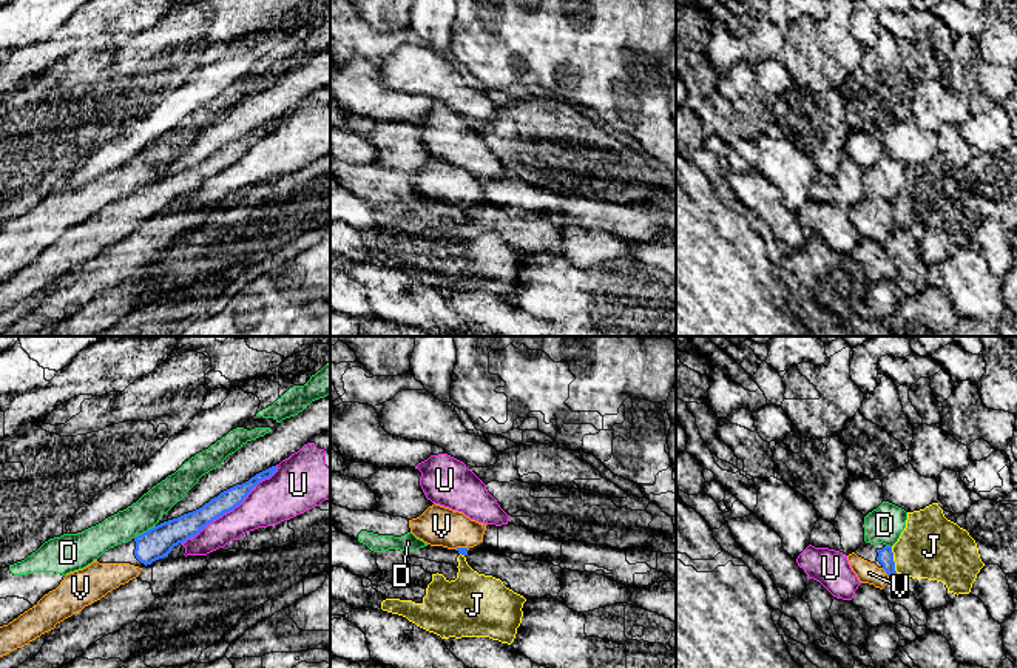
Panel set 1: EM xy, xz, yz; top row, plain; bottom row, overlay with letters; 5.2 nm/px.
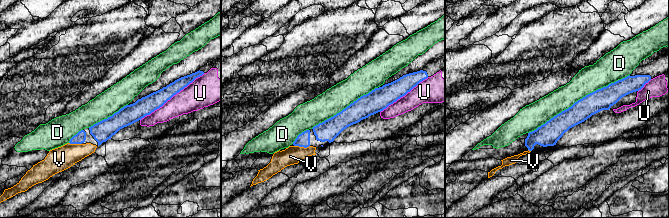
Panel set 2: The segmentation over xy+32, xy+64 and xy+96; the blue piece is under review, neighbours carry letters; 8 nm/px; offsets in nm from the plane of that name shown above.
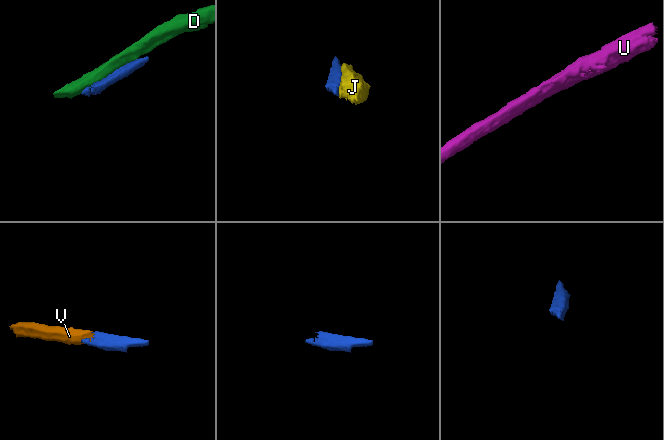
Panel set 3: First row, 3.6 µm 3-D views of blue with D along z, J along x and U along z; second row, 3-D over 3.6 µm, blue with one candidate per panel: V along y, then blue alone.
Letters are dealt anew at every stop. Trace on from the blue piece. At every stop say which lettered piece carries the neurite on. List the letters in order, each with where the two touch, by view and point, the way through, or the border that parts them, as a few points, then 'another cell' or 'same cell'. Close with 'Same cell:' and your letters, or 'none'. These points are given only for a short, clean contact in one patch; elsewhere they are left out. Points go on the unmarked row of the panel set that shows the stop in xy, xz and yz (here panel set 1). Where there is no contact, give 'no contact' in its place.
D: contact xy (144, 187); another cell
J: contact yz (892, 215); another cell
U: contact xy (230, 164); another cell
V: contact yz (886, 227); way yz (885, 210), (886, 227), (869, 227); same cell
Same cell: V

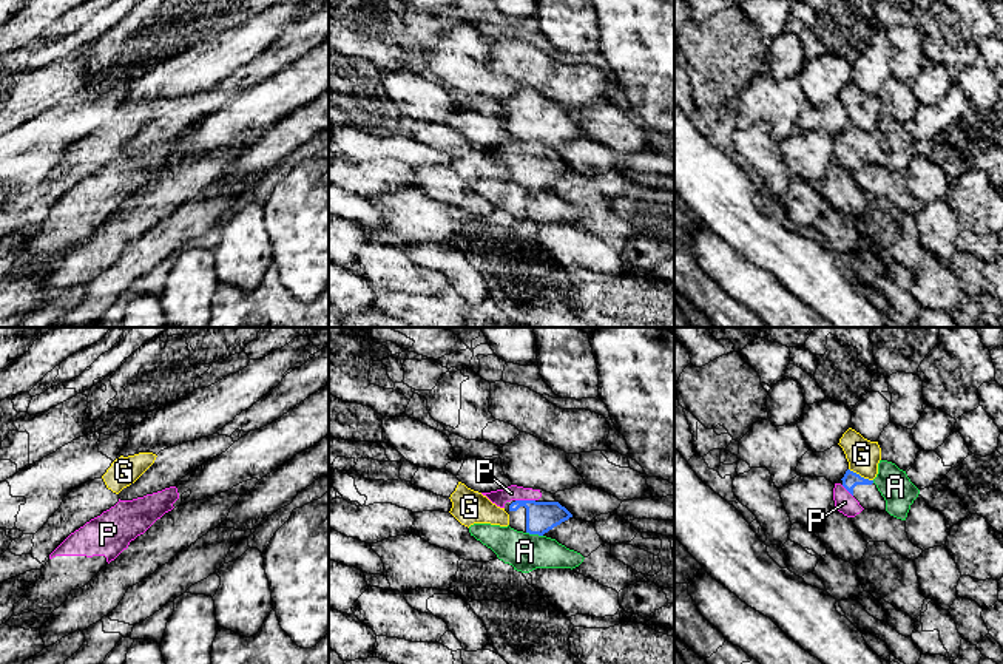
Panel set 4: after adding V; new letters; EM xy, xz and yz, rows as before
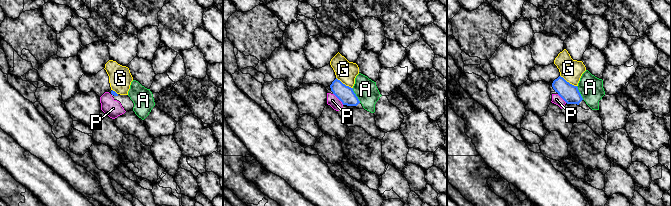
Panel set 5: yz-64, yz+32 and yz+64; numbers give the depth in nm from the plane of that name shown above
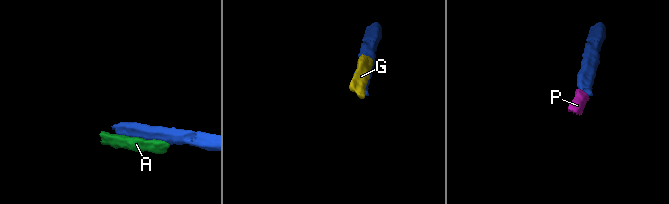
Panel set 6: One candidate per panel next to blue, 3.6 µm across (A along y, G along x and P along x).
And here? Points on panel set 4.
A: contact xz (534, 187); another cell
G: contact yz (860, 130); another cell
P: contact xz (525, 155); way xz (540, 170), (525, 155), (517, 147), (511, 147); same cell
Same cell: P

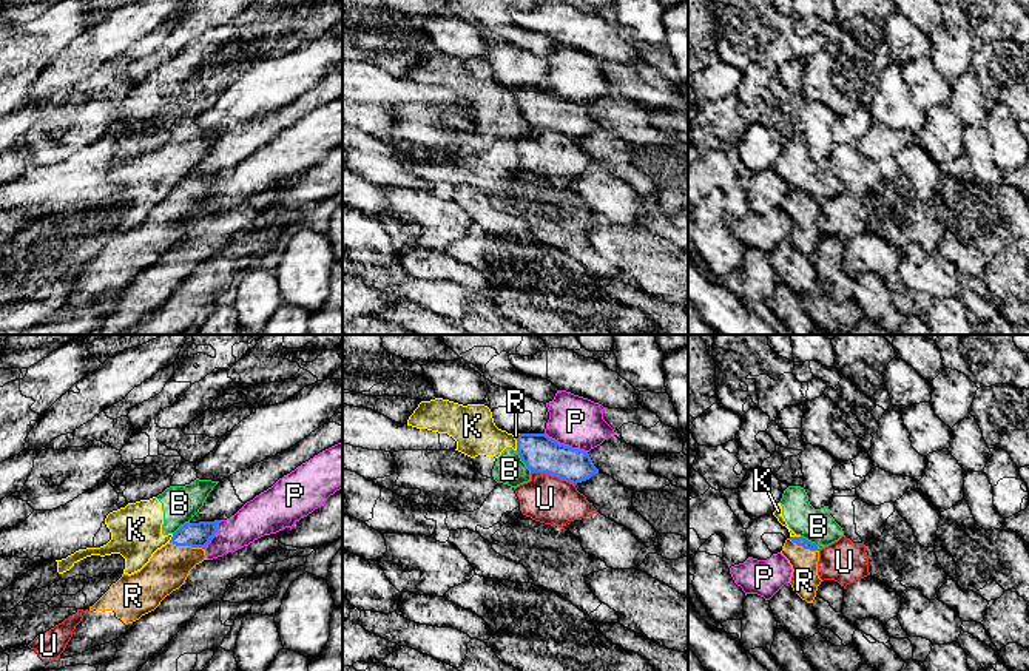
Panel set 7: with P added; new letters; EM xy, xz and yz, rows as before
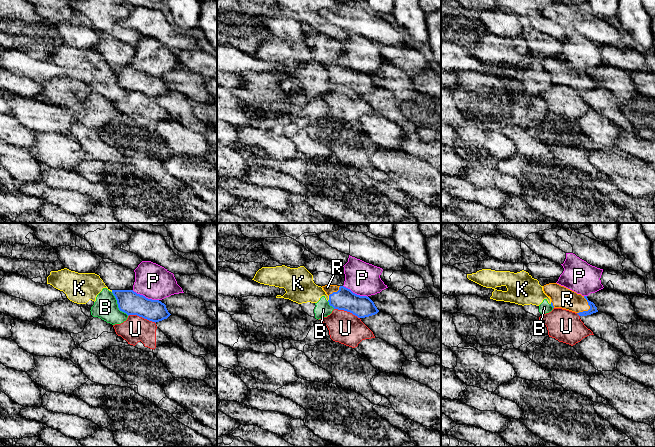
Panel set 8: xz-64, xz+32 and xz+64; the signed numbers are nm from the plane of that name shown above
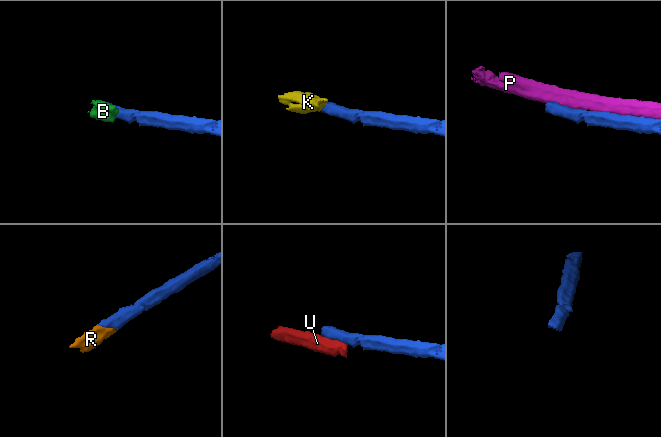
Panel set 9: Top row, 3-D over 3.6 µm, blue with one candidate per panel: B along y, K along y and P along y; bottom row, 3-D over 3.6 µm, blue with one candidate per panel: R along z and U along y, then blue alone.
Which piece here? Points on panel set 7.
B: contact xz (522, 114); another cell
K: contact xz (517, 99); border xz (514, 93), (517, 104); another cell
P: contact xz (566, 101); another cell
R: contact xy (187, 199); way xy (199, 188), (187, 199), (168, 222); same cell
U: contact xz (553, 130); border xz (531, 125), (556, 130), (574, 139); another cell
Same cell: R

